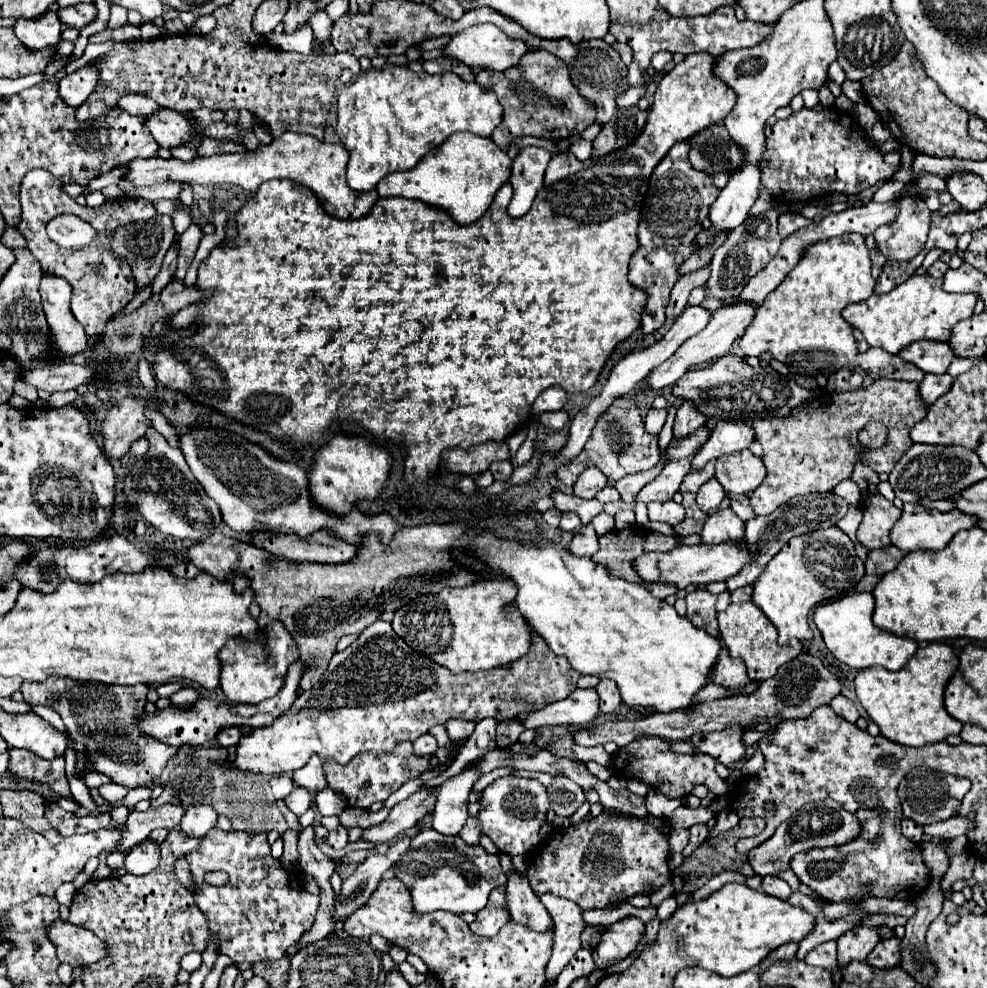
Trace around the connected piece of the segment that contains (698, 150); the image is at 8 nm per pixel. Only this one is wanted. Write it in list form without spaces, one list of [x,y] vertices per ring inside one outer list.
[[[714,124],[712,128],[706,128],[704,132],[698,132],[698,136],[692,136],[692,152],[690,152],[690,164],[694,168],[706,170],[712,174],[740,166],[740,150],[736,144],[732,144],[732,138],[728,136],[724,126]]]

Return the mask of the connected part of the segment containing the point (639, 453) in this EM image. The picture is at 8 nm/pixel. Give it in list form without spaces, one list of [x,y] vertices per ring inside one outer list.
[[[618,396],[612,406],[600,414],[584,450],[576,460],[556,470],[556,476],[562,484],[572,486],[576,482],[576,476],[588,468],[596,466],[600,468],[612,482],[620,480],[622,476],[636,474],[642,470],[650,470],[660,460],[660,446],[658,446],[658,434],[648,434],[644,428],[644,420],[640,416],[640,408],[632,396]]]

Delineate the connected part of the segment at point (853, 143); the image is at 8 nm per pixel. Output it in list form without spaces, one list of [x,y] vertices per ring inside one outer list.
[[[816,106],[812,110],[802,108],[794,114],[790,124],[778,120],[772,128],[766,128],[766,152],[762,168],[762,186],[770,188],[772,194],[780,200],[814,200],[832,192],[842,192],[846,196],[860,194],[862,190],[874,186],[878,180],[888,180],[894,176],[896,166],[888,166],[882,160],[882,154],[866,144],[866,132],[854,126],[856,120],[848,114],[848,124],[840,110]]]

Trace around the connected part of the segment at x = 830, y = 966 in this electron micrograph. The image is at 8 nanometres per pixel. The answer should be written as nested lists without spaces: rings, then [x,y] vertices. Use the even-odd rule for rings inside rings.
[[[836,940],[824,942],[820,946],[816,946],[814,950],[810,950],[804,958],[806,964],[810,966],[820,966],[826,970],[834,970],[836,968]]]

